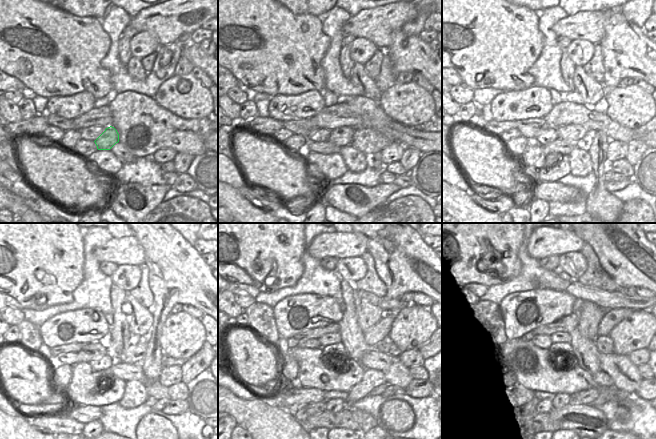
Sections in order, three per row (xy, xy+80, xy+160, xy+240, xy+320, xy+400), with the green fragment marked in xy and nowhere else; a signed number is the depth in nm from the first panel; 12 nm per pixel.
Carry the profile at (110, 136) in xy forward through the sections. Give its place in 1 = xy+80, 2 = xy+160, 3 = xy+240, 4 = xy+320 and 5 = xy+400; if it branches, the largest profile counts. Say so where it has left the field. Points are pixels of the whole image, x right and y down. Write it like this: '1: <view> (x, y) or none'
1: xy+80 (342, 136)
2: xy+160 (571, 132)
3: xy+240 (134, 354)
4: xy+320 (381, 330)
5: xy+400 (612, 318)

